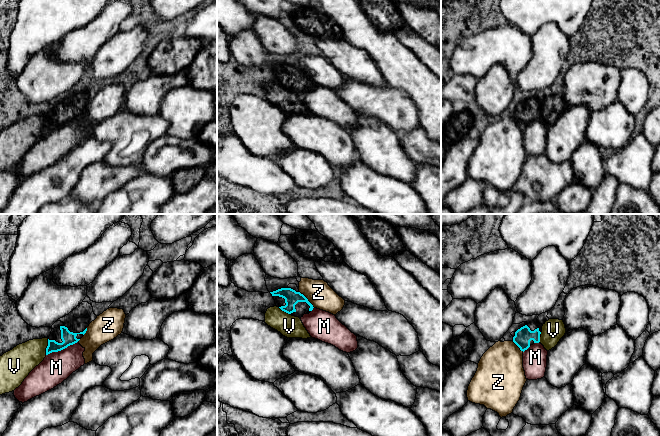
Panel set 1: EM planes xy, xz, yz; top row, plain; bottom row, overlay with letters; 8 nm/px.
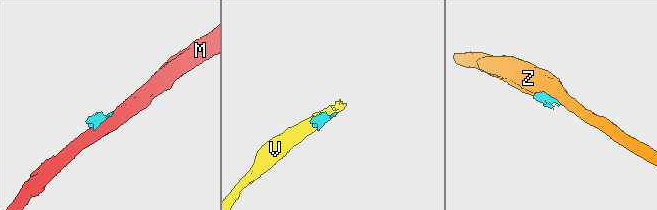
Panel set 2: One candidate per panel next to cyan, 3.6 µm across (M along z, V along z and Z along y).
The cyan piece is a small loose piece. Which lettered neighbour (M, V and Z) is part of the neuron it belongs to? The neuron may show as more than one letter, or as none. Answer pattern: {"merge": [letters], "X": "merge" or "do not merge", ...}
{"merge": [], "M": "do not merge", "V": "do not merge", "Z": "do not merge"}

